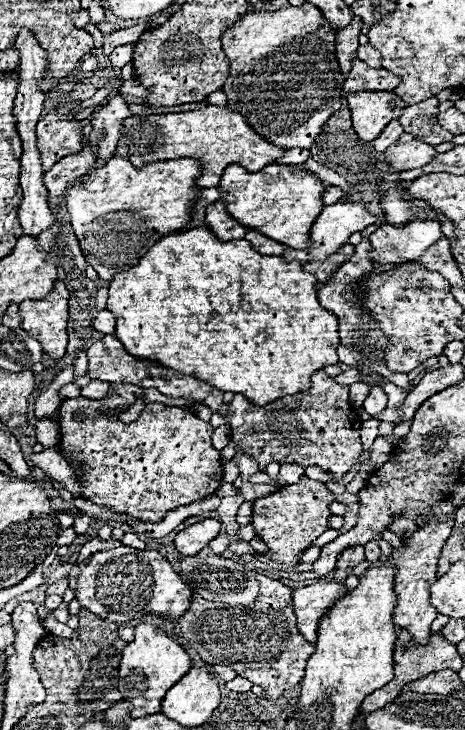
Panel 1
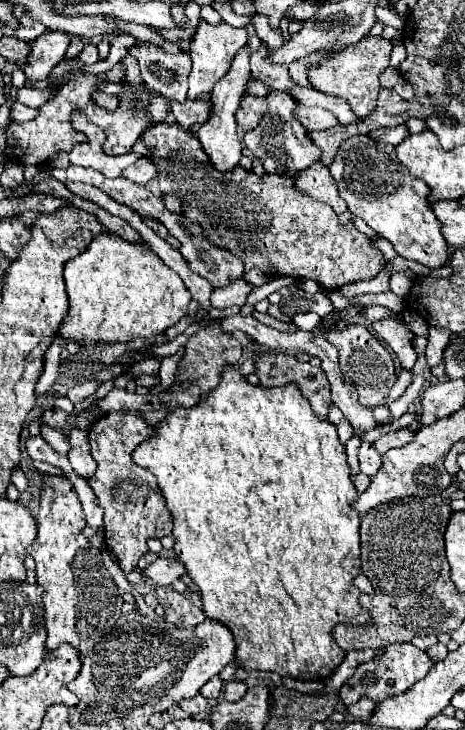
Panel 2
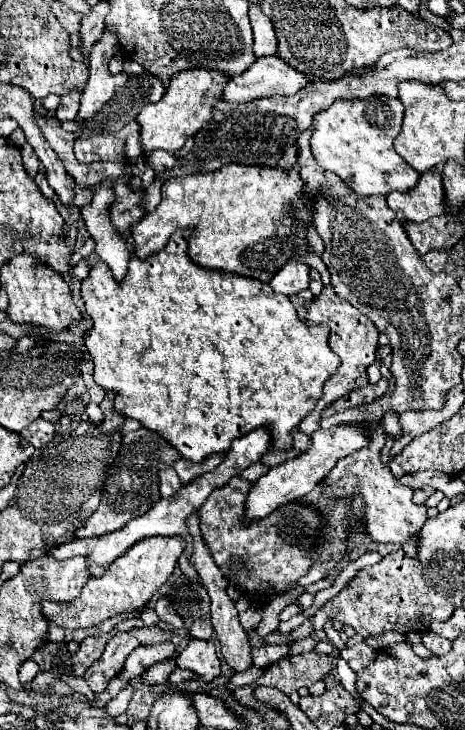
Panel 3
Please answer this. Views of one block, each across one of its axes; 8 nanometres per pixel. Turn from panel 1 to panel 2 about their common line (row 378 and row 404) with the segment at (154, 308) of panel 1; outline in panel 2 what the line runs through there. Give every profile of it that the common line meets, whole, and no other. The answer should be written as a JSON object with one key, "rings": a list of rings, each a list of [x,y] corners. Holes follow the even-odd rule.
{"rings":[[[226,366],[220,384],[194,408],[178,408],[170,412],[170,416],[156,426],[156,436],[142,442],[134,454],[134,462],[146,470],[150,470],[158,478],[160,492],[166,498],[166,506],[174,518],[172,536],[176,538],[174,552],[180,562],[186,566],[188,576],[200,588],[202,610],[206,618],[222,622],[230,628],[236,642],[236,658],[234,662],[242,670],[258,670],[258,672],[276,672],[280,676],[302,676],[308,678],[326,678],[334,672],[334,668],[346,658],[346,652],[334,642],[332,628],[336,624],[348,626],[364,626],[372,622],[368,610],[364,610],[358,602],[360,590],[352,584],[352,580],[360,574],[360,534],[358,522],[360,514],[352,508],[352,502],[358,498],[358,492],[350,480],[350,466],[346,462],[344,444],[338,440],[336,426],[328,420],[320,420],[314,416],[310,402],[300,394],[296,386],[282,388],[262,388],[252,386],[240,376],[236,366]]]}

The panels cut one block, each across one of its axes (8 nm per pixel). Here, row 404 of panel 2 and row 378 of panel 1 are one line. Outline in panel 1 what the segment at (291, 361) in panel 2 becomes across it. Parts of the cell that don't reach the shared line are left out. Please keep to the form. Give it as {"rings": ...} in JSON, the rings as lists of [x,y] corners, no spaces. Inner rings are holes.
{"rings":[[[318,370],[312,374],[312,388],[308,388],[300,394],[294,394],[294,396],[278,398],[266,406],[256,406],[252,402],[248,402],[246,396],[236,394],[234,400],[230,402],[226,420],[228,420],[228,426],[232,432],[232,442],[236,442],[236,456],[246,454],[246,456],[254,458],[260,466],[258,472],[266,472],[266,466],[270,462],[300,464],[302,468],[322,466],[324,470],[332,472],[334,480],[340,480],[352,468],[352,464],[360,458],[360,452],[362,452],[360,422],[354,422],[356,414],[348,400],[348,386],[334,382],[330,376],[324,374],[324,370]]]}

